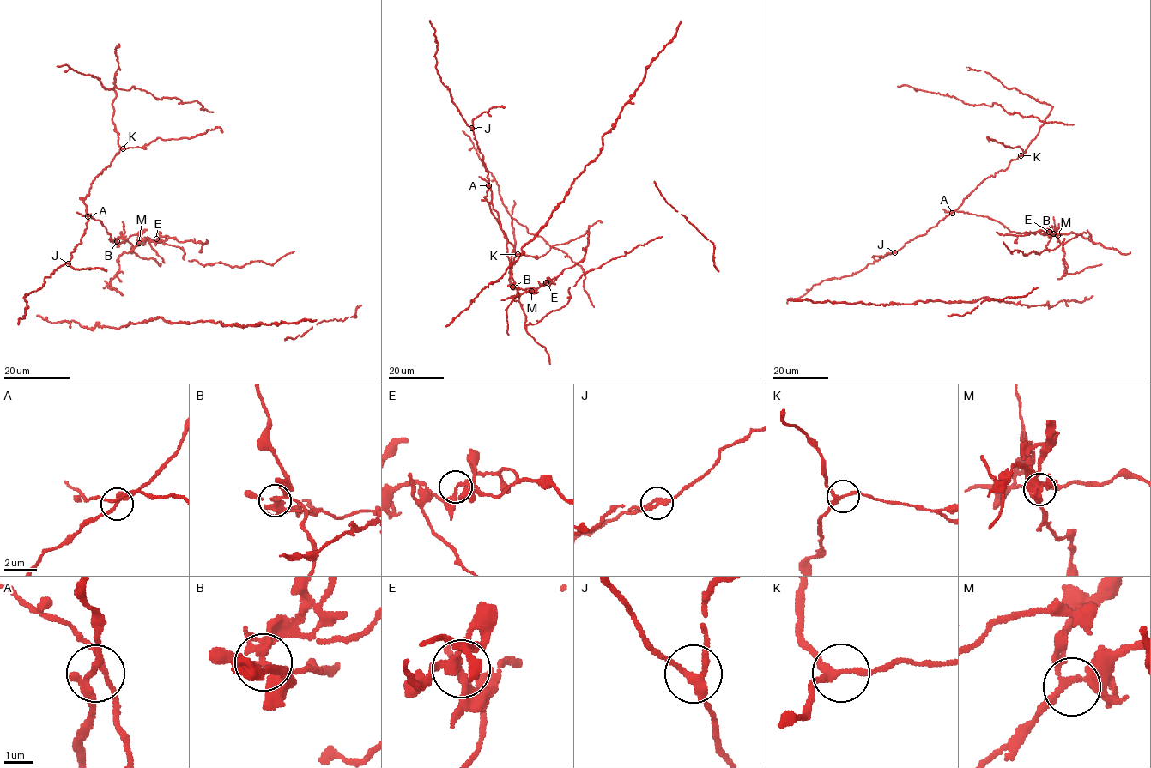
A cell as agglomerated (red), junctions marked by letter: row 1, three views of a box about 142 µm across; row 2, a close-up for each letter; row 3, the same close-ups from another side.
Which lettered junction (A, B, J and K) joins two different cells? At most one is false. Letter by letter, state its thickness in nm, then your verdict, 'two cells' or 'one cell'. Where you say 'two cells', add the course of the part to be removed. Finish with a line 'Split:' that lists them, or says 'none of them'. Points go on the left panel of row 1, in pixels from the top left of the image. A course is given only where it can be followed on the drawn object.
A: 220 nm | one cell
B: 200 nm | two cells | (117, 241), (139, 235), (137, 244), (118, 257), (119, 272), (109, 283), (117, 291), (109, 288), (111, 277)
J: 240 nm | one cell
K: 200 nm | one cell
Split: B

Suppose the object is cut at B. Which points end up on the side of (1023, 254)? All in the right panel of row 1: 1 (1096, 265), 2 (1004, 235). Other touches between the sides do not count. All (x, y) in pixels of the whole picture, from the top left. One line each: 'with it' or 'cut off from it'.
1: cut off from it
2: cut off from it

